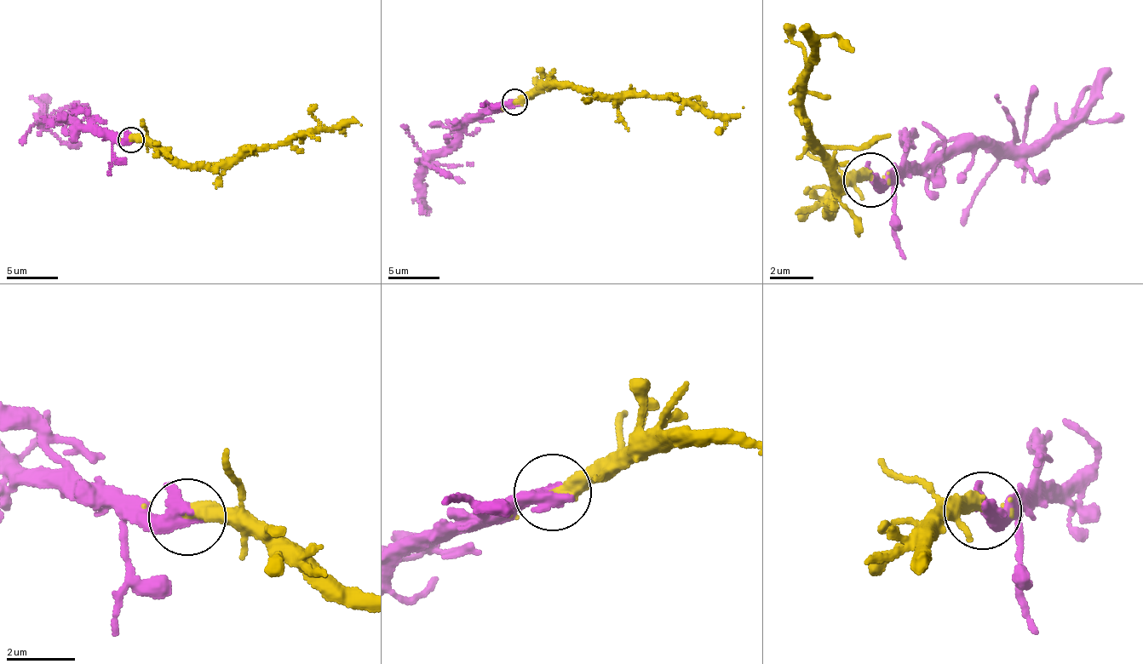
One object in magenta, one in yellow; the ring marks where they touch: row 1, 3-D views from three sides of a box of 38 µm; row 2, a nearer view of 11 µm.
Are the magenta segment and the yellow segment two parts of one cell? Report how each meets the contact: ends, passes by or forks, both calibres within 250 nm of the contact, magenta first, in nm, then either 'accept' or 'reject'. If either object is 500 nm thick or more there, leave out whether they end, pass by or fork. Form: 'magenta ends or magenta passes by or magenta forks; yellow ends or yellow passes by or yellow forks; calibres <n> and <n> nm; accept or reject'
calibres 550 and 420 nm; accept

